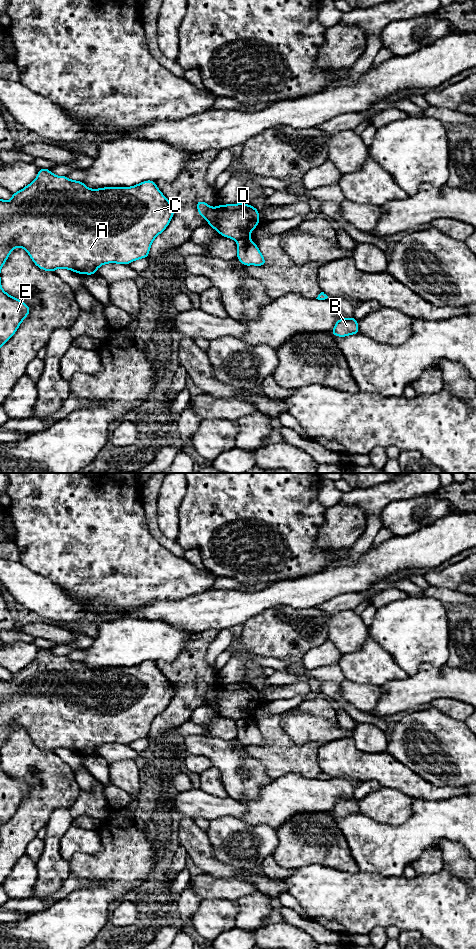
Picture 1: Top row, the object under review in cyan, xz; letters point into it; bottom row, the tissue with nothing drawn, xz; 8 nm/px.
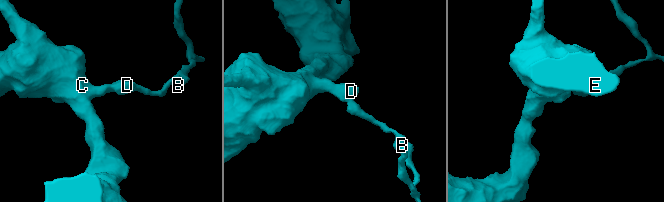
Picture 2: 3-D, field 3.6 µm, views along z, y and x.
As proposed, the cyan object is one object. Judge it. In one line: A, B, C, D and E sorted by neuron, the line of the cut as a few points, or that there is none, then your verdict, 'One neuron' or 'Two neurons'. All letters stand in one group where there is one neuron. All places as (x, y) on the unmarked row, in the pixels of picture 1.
Groups: A C D E / B. Split along xz (248, 716), (242, 717), (237, 721). Two neurons

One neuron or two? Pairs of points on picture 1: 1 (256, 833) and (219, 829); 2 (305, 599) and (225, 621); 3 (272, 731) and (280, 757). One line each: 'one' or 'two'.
1: one
2: one
3: one

